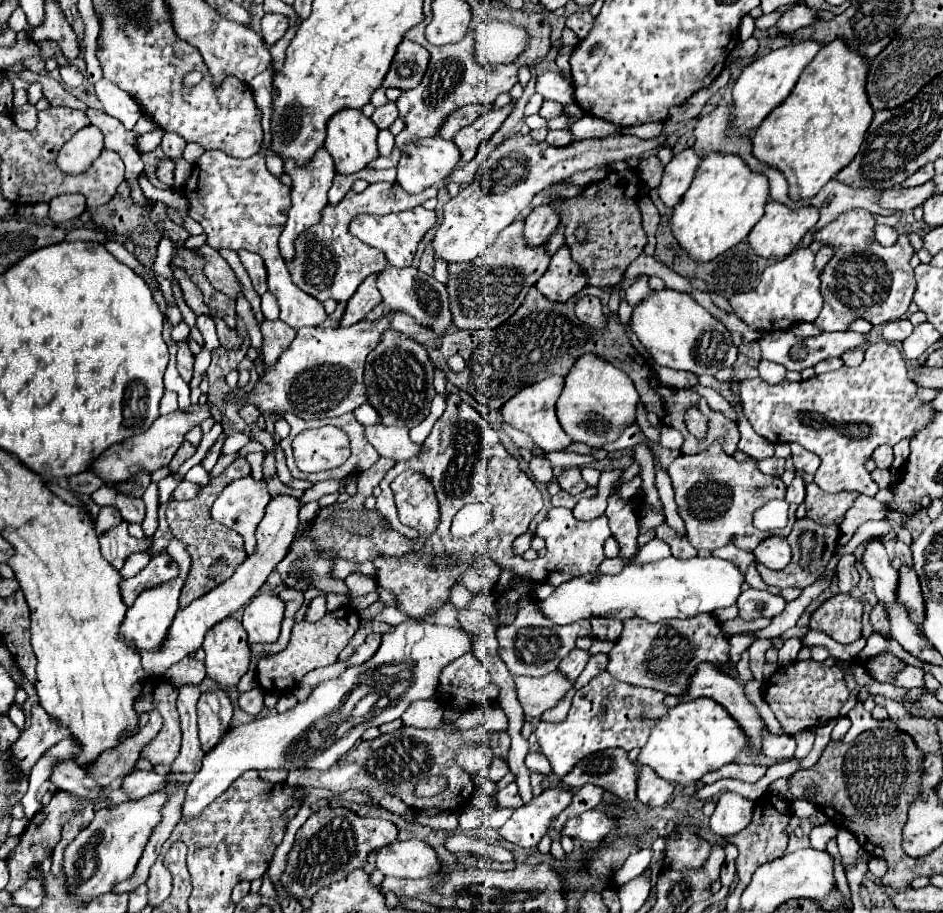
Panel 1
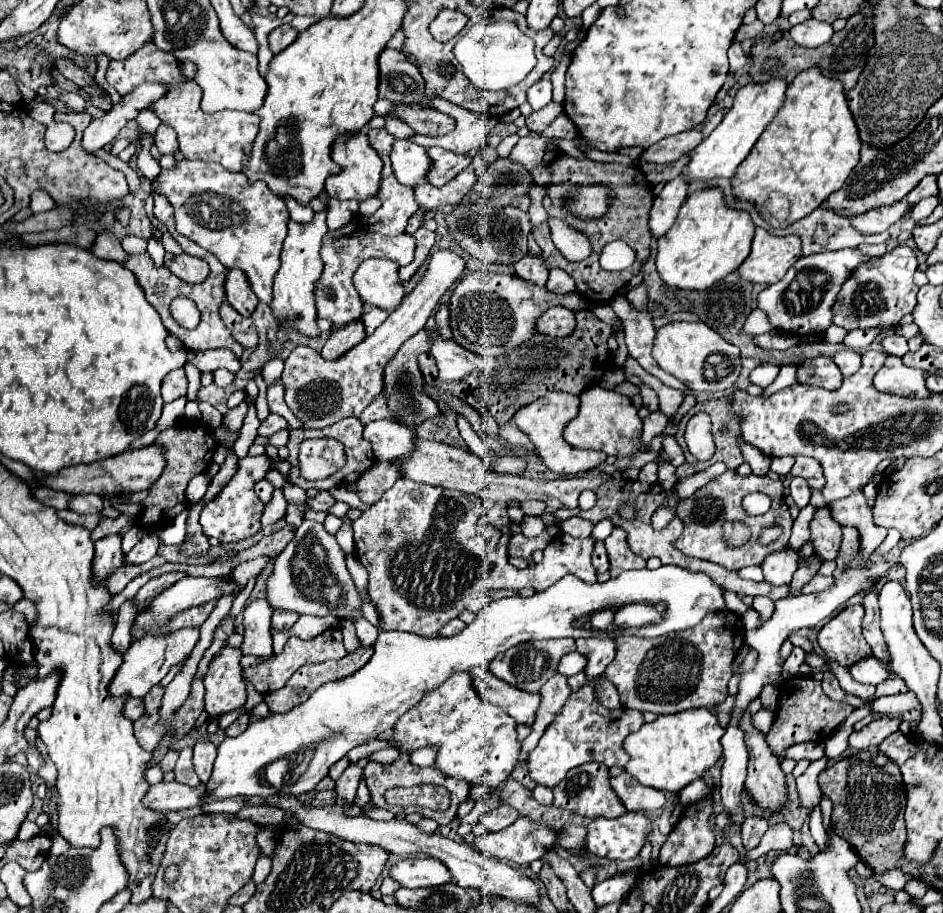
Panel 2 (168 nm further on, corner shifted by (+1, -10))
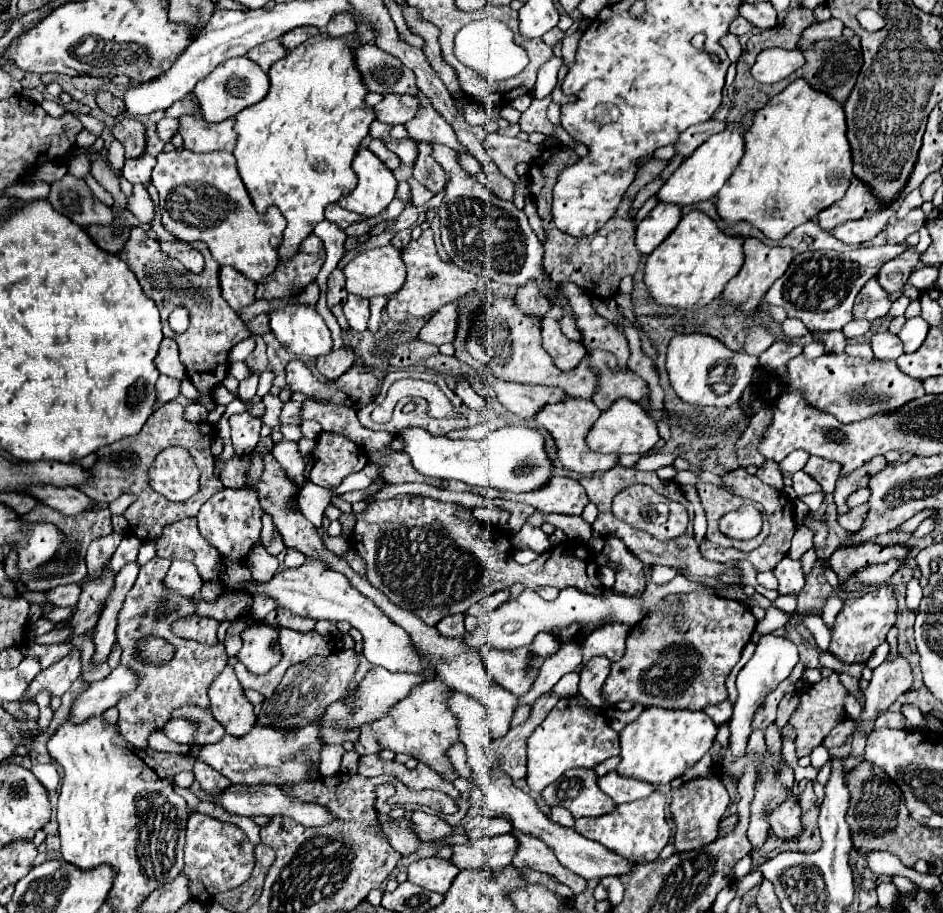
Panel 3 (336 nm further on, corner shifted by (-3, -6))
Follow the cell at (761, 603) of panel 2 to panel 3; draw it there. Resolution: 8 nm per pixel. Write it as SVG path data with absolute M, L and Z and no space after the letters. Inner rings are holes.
M774 604L770 606L770 608L766 608L766 616L756 624L756 636L762 636L762 634L768 634L768 632L774 632L774 630L778 630L778 628L782 628L782 626L786 626L792 618L796 618L798 614L796 612L792 612L792 614L788 614L788 612L784 612L784 610L780 610L780 608L776 608Z

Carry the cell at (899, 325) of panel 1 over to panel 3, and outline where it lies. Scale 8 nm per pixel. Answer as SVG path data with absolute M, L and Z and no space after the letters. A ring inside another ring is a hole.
M880 330L872 336L870 340L872 344L872 350L874 350L874 356L880 358L880 360L896 360L904 350L902 350L902 340L888 332L888 330Z

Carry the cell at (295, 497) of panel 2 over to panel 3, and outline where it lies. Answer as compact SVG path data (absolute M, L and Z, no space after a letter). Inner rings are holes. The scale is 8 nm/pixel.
M318 528L318 534L320 534L324 546L326 546L330 552L334 552L336 556L340 556L340 554L346 552L346 548L348 548L348 540L346 540L344 536L336 536L336 538L334 538L334 536L328 534L326 528Z

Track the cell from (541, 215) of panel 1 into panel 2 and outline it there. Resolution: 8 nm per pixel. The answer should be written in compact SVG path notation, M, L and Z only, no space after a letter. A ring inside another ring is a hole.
M522 258L516 266L514 266L514 274L526 282L534 282L538 286L546 286L548 280L548 268L544 266L544 260L538 258Z

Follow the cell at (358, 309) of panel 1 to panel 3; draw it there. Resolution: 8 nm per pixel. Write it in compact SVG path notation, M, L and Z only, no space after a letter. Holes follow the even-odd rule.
M332 348L330 354L318 358L318 370L326 380L336 380L342 376L356 360L356 352L352 348Z

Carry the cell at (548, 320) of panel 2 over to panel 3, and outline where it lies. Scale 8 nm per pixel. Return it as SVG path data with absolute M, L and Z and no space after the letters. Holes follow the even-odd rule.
M552 306L550 312L542 318L542 346L552 356L554 364L560 370L572 370L584 358L586 348L584 344L570 340L560 330L562 316L564 316L564 310L560 306Z

